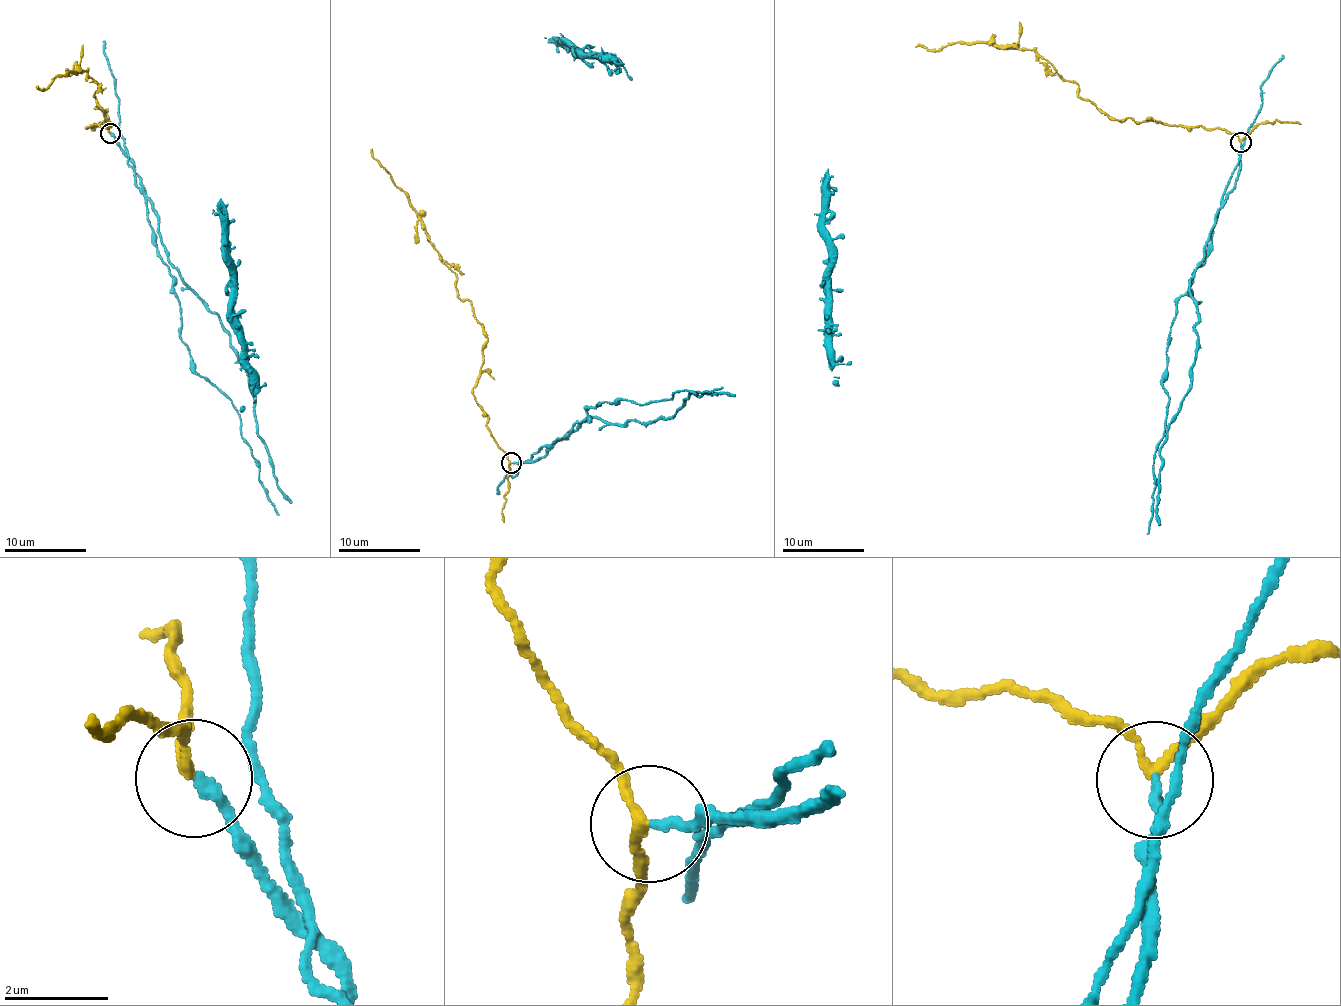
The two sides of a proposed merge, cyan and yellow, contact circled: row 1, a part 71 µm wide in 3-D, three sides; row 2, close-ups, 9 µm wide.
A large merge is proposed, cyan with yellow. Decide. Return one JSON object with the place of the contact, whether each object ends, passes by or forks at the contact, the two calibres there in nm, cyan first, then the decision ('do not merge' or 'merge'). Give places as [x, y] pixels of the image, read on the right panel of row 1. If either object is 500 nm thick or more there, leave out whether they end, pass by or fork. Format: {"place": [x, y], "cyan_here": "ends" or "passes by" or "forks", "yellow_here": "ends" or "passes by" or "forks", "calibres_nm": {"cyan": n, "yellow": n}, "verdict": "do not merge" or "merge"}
{"place": [1241, 142], "cyan_here": "ends", "yellow_here": "passes by", "calibres_nm": {"cyan": 190, "yellow": 160}, "verdict": "do not merge"}

